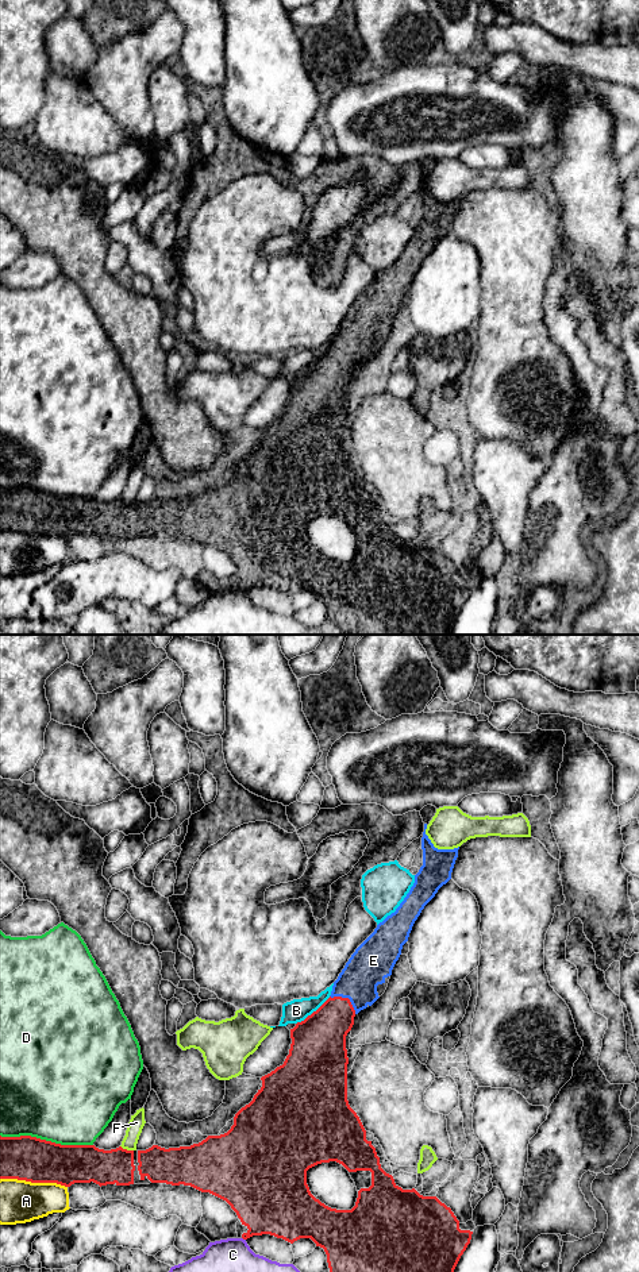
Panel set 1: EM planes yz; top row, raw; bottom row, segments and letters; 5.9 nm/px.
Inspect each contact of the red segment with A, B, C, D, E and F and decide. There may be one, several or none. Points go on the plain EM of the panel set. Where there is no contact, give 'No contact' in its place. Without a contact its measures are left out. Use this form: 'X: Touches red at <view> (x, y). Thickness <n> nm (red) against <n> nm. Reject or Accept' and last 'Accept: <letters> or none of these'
A: Touches red at yz (34, 534). Thickness 260 nm (red) against 240 nm. Reject
B: Touches red at yz (314, 363). Thickness 340 nm (red) against 140 nm. Reject
C: Touches red at yz (243, 590). Thickness 360 nm (red) against 420 nm. Reject
D: Touches red at yz (45, 492). Thickness 260 nm (red) against 500 nm. Reject
E: Touches red at yz (346, 350). Thickness 280 nm (red) against 240 nm. Accept
F: Touches red at yz (126, 501). Thickness 220 nm (red) against 90 nm. Reject
Accept: E

